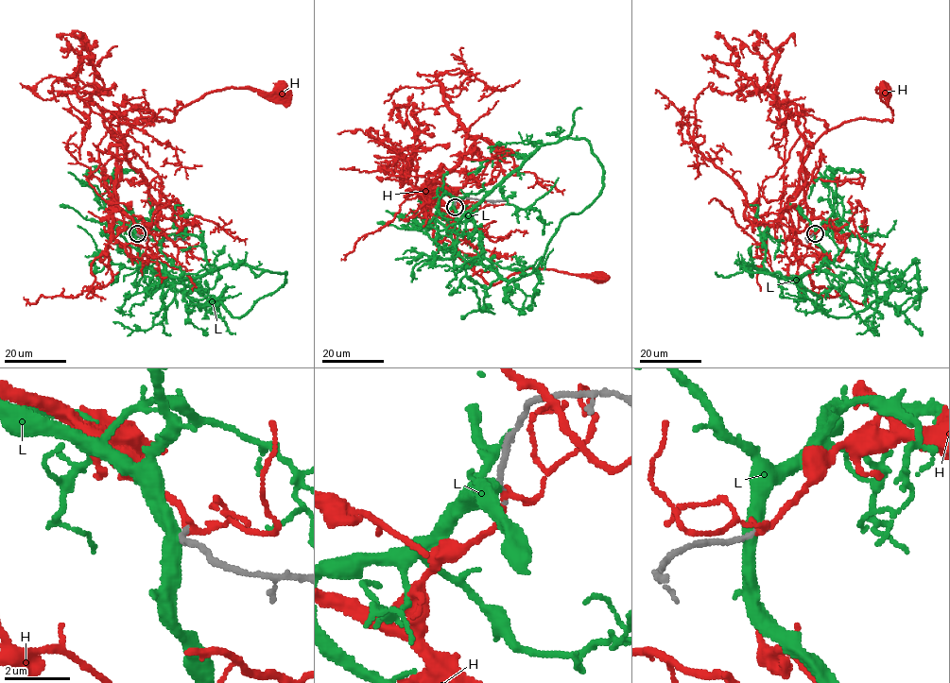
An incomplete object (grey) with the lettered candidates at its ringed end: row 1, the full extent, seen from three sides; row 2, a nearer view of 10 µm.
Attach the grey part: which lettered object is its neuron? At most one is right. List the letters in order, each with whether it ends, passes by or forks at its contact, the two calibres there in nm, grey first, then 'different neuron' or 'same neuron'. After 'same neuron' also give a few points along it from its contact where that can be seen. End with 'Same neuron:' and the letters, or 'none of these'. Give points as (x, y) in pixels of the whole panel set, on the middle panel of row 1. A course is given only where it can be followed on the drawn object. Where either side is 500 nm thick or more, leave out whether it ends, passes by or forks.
H: it passes by | 160/150 nm | same neuron | via (455, 207), (443, 218), (426, 203), (437, 196), (455, 252), (488, 284), (527, 268), (597, 278)
L: it passes by | 180/440 nm | different neuron
Same neuron: H

